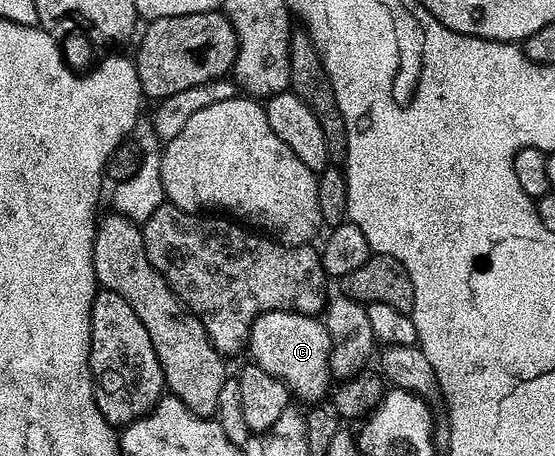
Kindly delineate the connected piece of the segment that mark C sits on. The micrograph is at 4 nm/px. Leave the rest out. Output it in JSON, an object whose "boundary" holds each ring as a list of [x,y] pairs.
{"boundary":[[[267,311],[262,313],[257,319],[252,323],[252,328],[248,330],[248,342],[246,344],[246,351],[252,354],[251,362],[257,367],[266,369],[266,373],[270,373],[274,377],[278,377],[285,385],[288,386],[289,392],[293,396],[301,395],[304,399],[316,399],[312,401],[320,401],[320,399],[329,394],[330,384],[333,382],[332,370],[330,369],[330,349],[332,348],[332,342],[328,336],[328,330],[324,327],[323,322],[319,318],[313,317],[311,315],[300,315],[297,311]]]}

